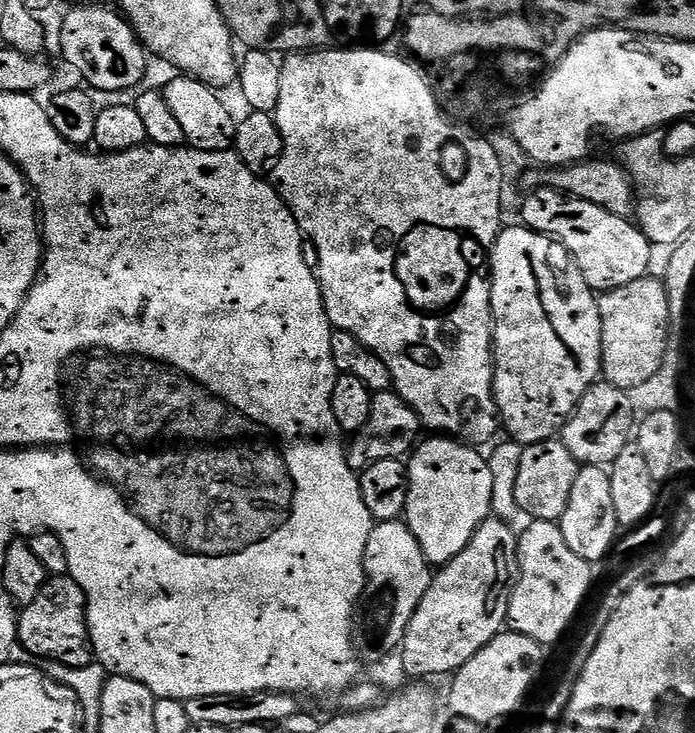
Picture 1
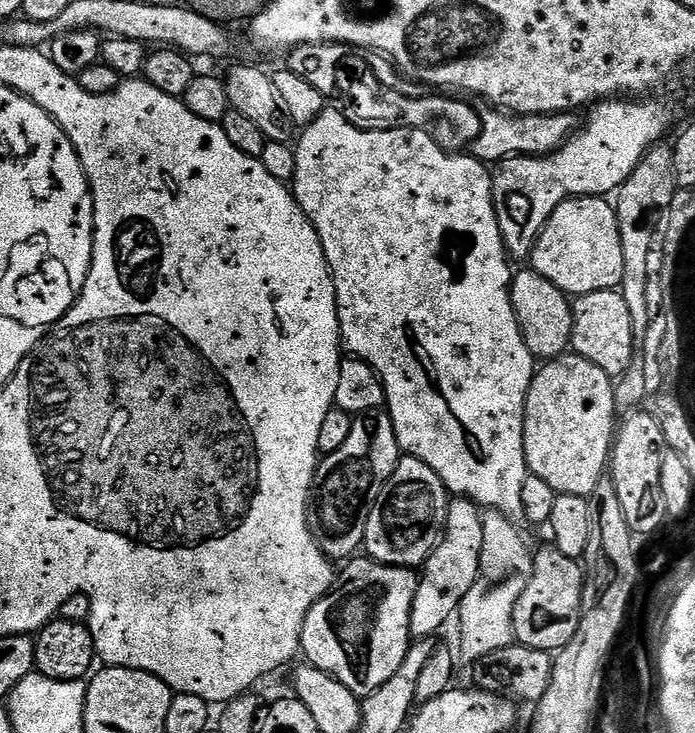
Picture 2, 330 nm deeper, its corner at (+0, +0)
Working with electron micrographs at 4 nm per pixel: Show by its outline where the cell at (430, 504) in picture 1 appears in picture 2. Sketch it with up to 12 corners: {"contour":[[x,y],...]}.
{"contour":[[449,499],[443,537],[422,565],[413,637],[435,637],[470,594],[483,521]]}

